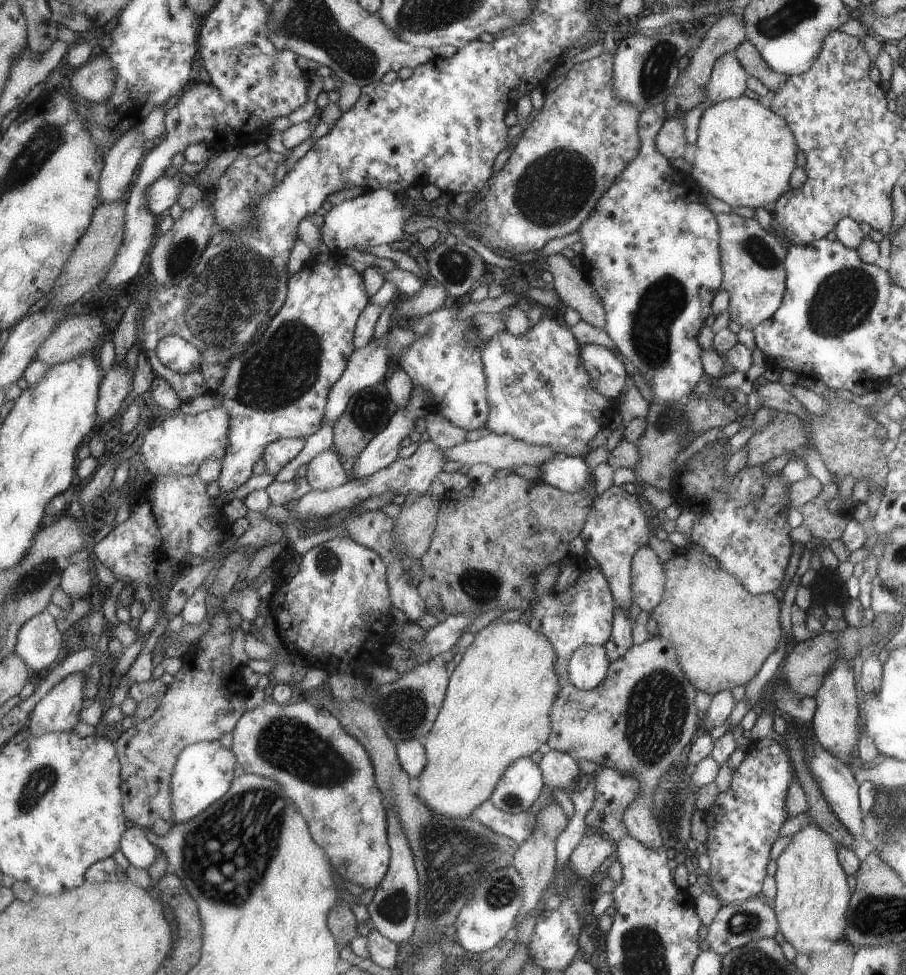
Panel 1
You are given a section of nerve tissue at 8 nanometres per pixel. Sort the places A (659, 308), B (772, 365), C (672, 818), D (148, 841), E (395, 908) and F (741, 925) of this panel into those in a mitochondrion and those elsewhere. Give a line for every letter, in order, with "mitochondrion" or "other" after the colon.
A: mitochondrion
B: other
C: other
D: other
E: mitochondrion
F: mitochondrion

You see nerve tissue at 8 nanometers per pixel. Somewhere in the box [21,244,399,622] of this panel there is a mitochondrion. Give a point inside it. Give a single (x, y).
(223, 304)

